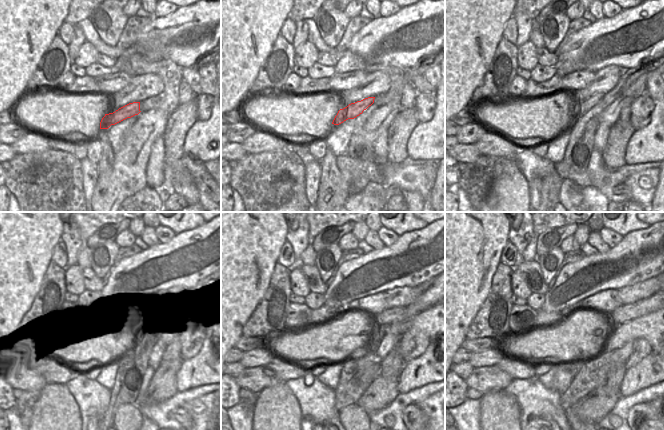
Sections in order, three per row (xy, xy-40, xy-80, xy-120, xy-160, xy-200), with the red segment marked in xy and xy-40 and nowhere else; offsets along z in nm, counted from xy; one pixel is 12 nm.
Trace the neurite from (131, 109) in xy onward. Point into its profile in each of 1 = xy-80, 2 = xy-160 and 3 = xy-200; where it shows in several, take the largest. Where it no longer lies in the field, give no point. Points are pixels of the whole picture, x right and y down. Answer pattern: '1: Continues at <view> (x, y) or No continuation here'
1: Continues at xy-80 (577, 110)
2: Continues at xy-160 (399, 314)
3: Continues at xy-200 (625, 313).

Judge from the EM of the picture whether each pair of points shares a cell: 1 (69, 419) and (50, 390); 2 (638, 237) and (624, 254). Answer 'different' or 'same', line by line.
1: same
2: same

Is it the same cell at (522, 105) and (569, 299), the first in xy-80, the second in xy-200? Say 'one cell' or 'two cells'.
two cells

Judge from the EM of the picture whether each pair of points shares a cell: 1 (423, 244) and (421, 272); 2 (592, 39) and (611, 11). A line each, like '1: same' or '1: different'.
1: same
2: different

